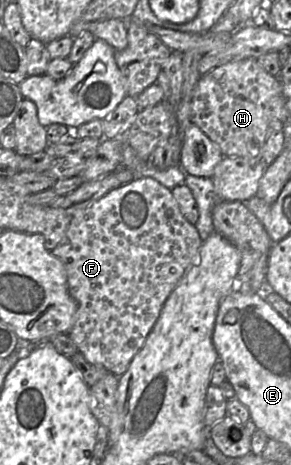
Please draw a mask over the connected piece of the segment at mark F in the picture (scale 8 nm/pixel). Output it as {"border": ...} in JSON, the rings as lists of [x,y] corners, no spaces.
{"border":[[[148,177],[134,179],[130,183],[110,191],[92,205],[77,211],[72,216],[65,238],[51,252],[63,263],[67,273],[69,293],[77,303],[76,318],[68,335],[89,363],[100,365],[118,377],[126,372],[135,355],[143,347],[170,293],[196,260],[201,244],[202,240],[198,231],[181,214],[171,190]]]}

